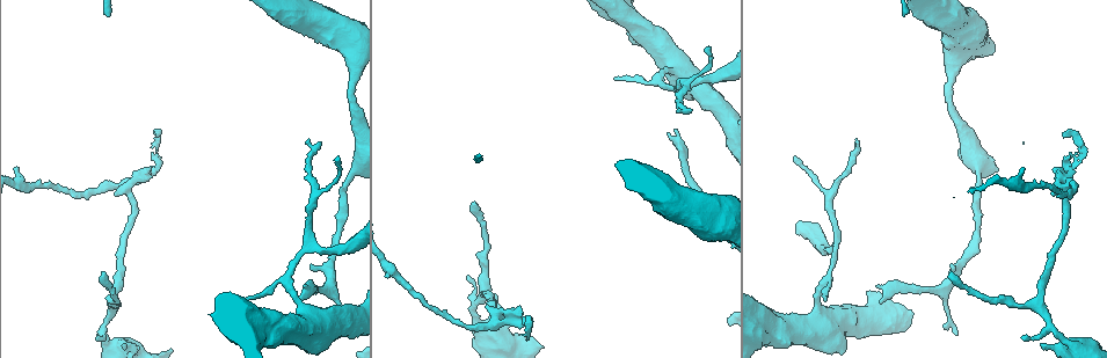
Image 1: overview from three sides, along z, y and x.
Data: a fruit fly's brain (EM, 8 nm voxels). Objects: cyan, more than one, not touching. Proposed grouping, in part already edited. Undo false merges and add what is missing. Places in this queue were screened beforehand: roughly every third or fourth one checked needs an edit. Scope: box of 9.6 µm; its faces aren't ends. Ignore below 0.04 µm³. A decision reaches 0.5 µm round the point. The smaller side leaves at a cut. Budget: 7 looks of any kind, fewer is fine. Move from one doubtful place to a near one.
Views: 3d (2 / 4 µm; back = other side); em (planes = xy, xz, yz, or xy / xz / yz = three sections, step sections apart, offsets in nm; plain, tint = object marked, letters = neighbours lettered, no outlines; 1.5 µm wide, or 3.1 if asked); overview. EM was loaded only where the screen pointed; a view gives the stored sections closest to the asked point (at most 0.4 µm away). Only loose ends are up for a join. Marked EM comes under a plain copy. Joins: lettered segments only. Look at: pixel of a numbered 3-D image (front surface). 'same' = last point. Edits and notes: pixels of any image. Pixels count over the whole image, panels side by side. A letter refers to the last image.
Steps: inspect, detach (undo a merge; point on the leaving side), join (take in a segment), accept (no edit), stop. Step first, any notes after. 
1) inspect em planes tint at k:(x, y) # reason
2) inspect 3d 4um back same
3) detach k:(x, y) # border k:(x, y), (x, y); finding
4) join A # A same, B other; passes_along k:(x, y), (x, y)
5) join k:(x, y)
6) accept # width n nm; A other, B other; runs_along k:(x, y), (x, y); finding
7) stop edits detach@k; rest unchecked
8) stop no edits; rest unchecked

inspect em xy step 8 letters at 1:(1063, 190) # sharp bend

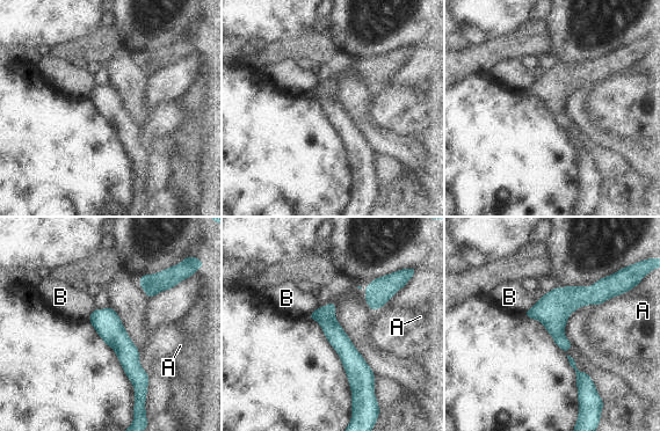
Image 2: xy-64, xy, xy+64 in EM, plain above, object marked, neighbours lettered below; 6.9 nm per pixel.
detach 2:(330, 308) # width 140 nm; A other, B other; border 2:(316, 313), (324, 312), (334, 318); two neurons meet here

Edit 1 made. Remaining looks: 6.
inspect em planes letters at 1:(950, 275) # thin end

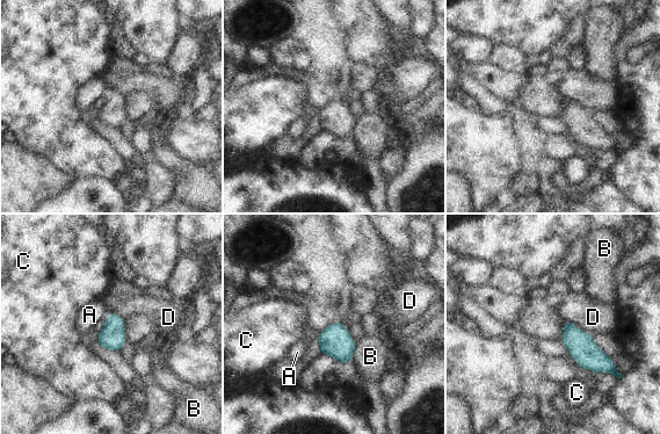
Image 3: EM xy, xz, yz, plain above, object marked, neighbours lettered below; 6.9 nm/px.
accept # A other, B other, C other, D other; border 3:(108, 315), (106, 319); no lettered segment goes on from it

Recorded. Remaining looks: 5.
stop edits detach@2; rest unchecked

